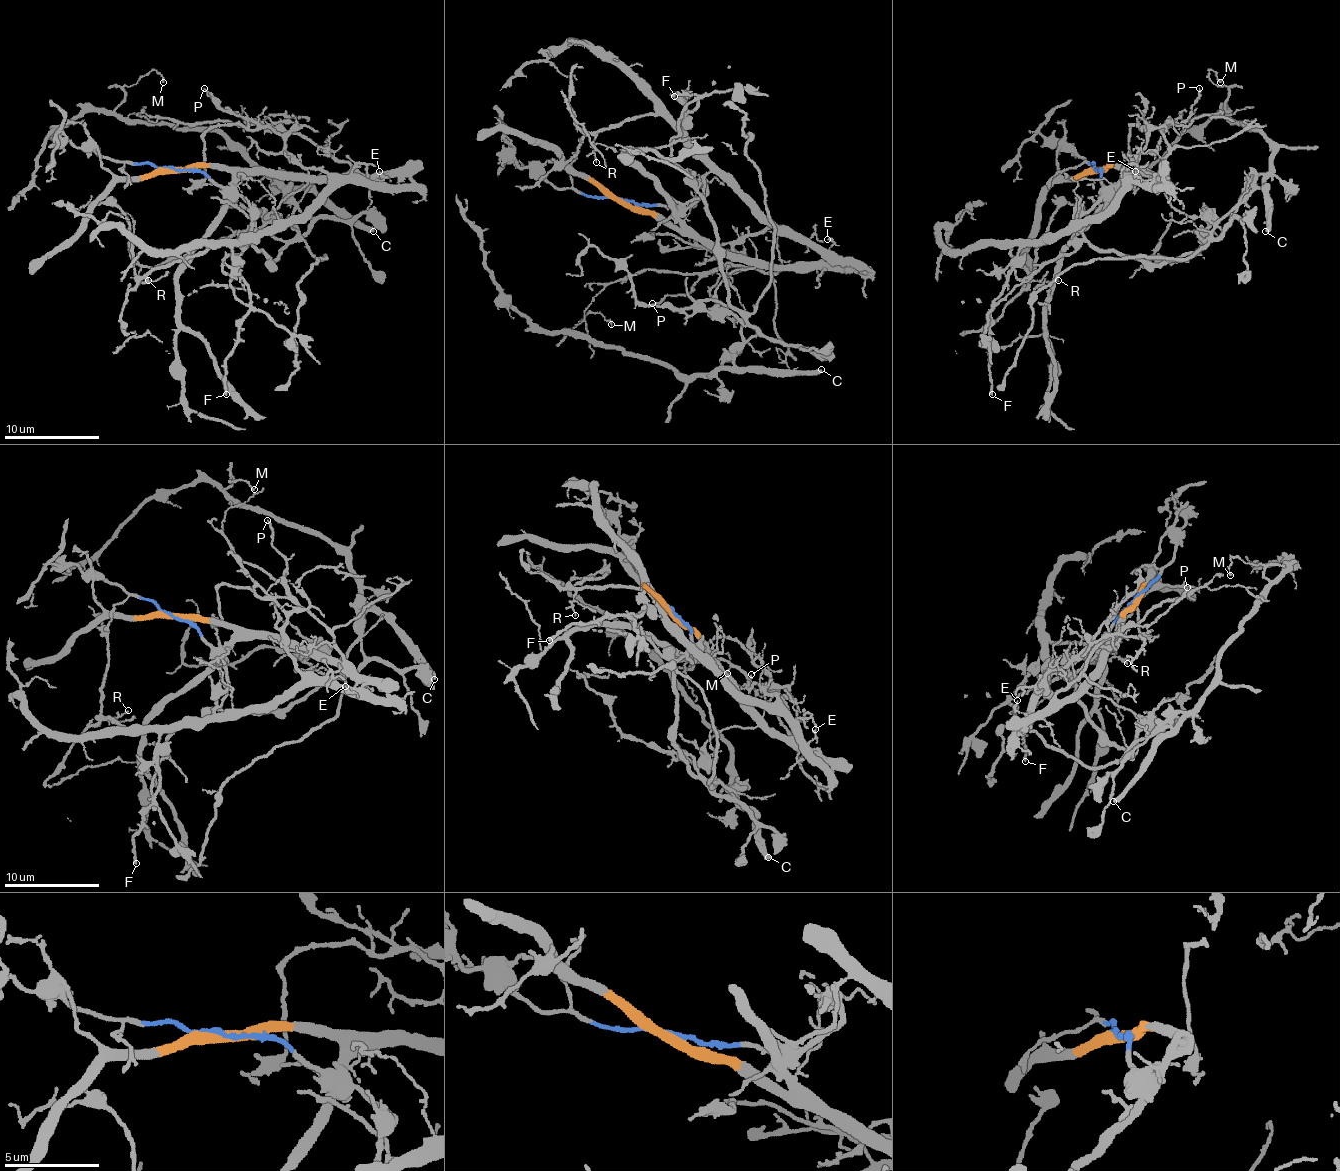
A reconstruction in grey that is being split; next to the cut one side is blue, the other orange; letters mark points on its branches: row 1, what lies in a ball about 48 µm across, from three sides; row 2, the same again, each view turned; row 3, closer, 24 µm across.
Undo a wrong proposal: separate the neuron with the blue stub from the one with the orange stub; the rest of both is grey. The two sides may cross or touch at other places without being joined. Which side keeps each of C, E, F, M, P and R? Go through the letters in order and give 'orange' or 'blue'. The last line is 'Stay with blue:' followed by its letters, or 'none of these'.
C: blue
E: orange
F: blue
M: blue
P: orange
R: blue
Stay with blue: C, F, M, R

